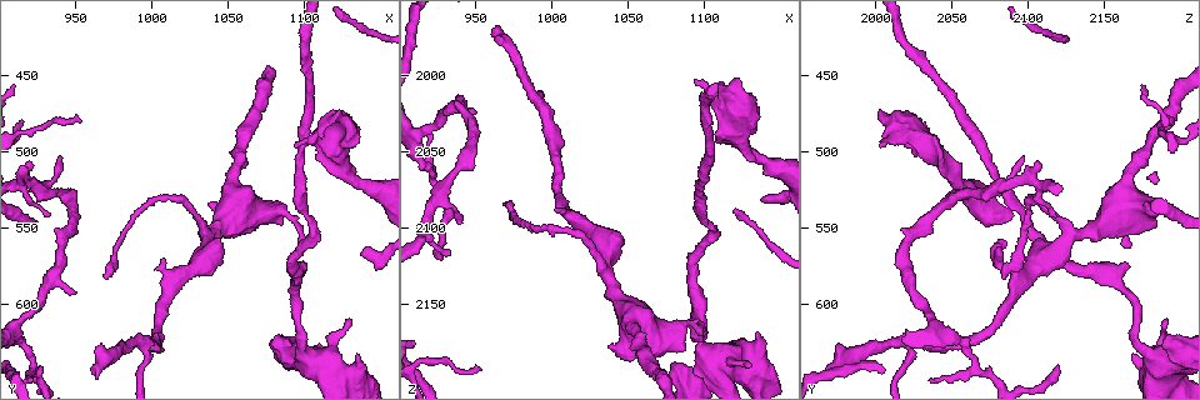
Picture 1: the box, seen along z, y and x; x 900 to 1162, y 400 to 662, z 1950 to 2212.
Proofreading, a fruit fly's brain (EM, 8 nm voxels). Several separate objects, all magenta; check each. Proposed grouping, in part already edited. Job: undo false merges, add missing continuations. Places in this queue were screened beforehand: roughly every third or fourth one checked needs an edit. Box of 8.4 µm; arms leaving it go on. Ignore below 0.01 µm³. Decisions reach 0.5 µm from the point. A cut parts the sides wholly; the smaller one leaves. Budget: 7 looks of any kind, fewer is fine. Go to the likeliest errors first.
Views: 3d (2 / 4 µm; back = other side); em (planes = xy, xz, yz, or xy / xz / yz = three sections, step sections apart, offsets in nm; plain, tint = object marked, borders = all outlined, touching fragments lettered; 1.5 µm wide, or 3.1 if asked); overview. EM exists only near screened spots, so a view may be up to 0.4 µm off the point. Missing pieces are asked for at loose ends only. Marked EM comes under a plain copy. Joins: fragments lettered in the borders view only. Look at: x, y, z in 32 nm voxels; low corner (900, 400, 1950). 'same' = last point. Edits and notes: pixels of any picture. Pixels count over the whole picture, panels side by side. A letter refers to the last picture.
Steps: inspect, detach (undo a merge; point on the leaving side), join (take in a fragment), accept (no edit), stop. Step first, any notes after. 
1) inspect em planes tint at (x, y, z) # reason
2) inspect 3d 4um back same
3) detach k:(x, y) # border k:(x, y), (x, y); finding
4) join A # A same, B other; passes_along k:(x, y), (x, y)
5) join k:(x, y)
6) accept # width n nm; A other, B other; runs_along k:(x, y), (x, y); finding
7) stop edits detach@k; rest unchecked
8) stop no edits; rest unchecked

inspect em planes borders at (1082, 628, 2188) # an open end

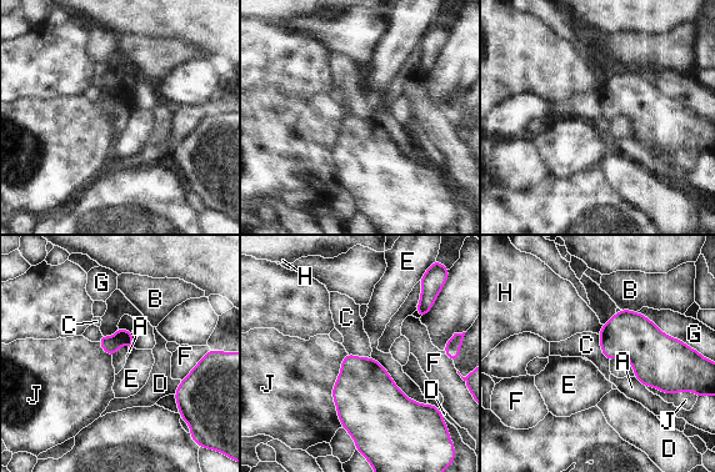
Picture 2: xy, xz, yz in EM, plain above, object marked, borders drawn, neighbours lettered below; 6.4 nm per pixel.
accept # longest_contact E 480 nm; A other, B other, C other, D other, E other, F other, G other, H other, J other; no lettered fragment goes on from it

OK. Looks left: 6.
inspect 3d 4um back at (934, 542, 2114)

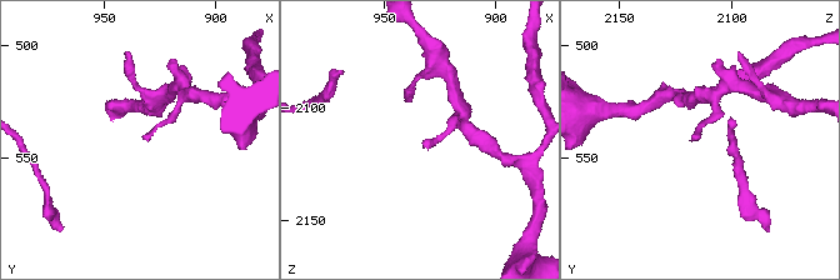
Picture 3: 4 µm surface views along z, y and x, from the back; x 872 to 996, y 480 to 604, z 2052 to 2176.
inspect em xz step 8 borders at (932, 543, 2114) # need the tissue

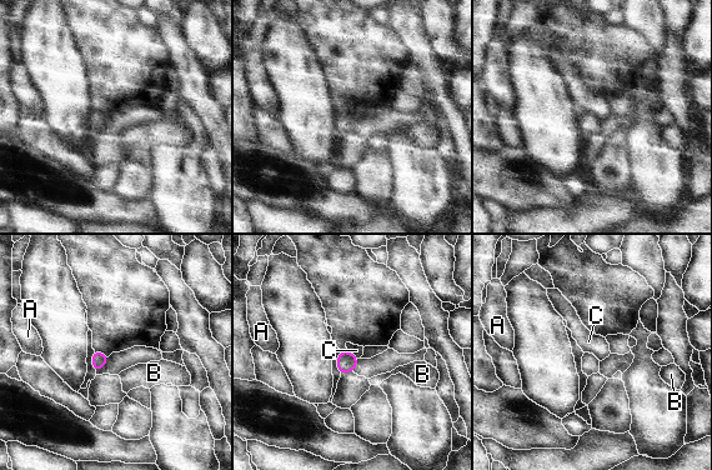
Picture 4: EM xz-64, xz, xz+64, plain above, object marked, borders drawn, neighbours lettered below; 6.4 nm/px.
inspect em planes borders same

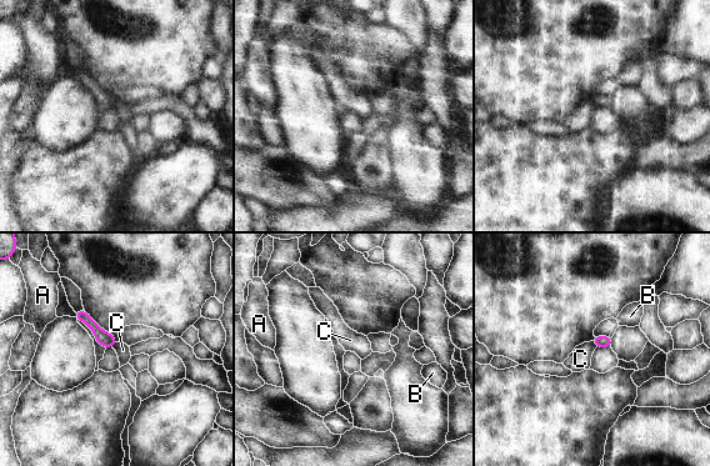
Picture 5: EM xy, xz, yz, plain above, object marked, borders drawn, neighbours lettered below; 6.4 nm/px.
accept # width 80 nm; A other, B other, C other; runs_along 5:(78, 314), (106, 340), (113, 341); none of them fits

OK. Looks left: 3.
inspect 3d 4um at (1096, 582, 2156) # sharp bend

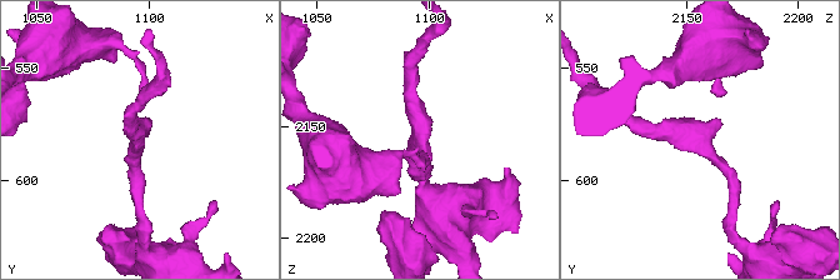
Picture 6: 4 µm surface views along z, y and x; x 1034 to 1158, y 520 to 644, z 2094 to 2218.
inspect em xy step 8 tint at (1094, 583, 2156) # need the tissue

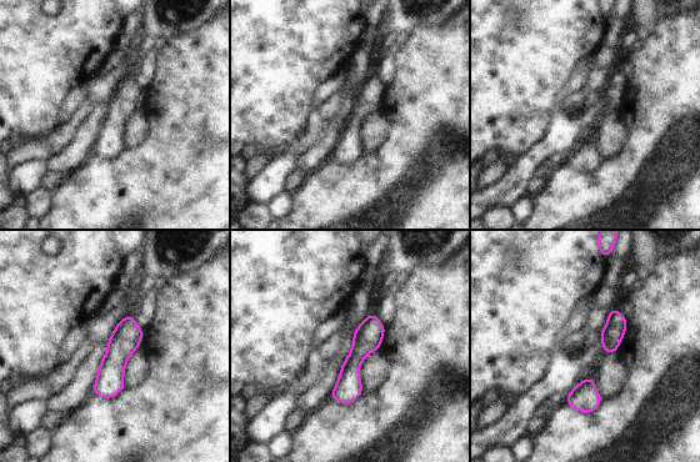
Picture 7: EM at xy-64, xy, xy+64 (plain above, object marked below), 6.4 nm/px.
inspect em planes borders same

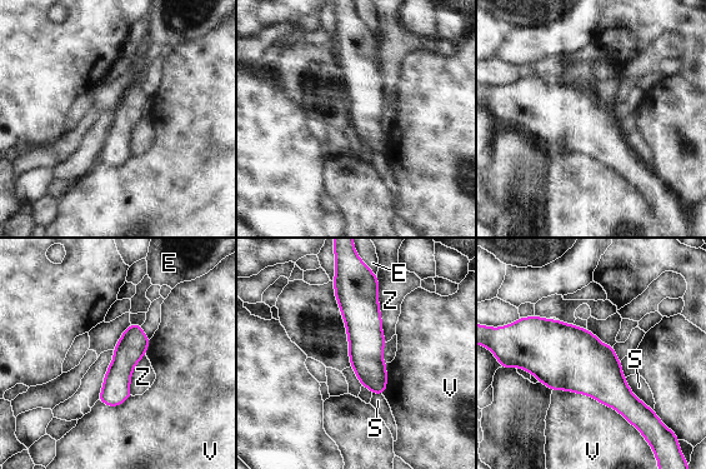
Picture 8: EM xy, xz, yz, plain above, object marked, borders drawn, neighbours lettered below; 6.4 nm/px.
accept # E other, S other, V other, Z other; runs_along 8:(348, 285), (380, 390); continuous, no second neuron

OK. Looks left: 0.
stop no edits; rest unchecked

